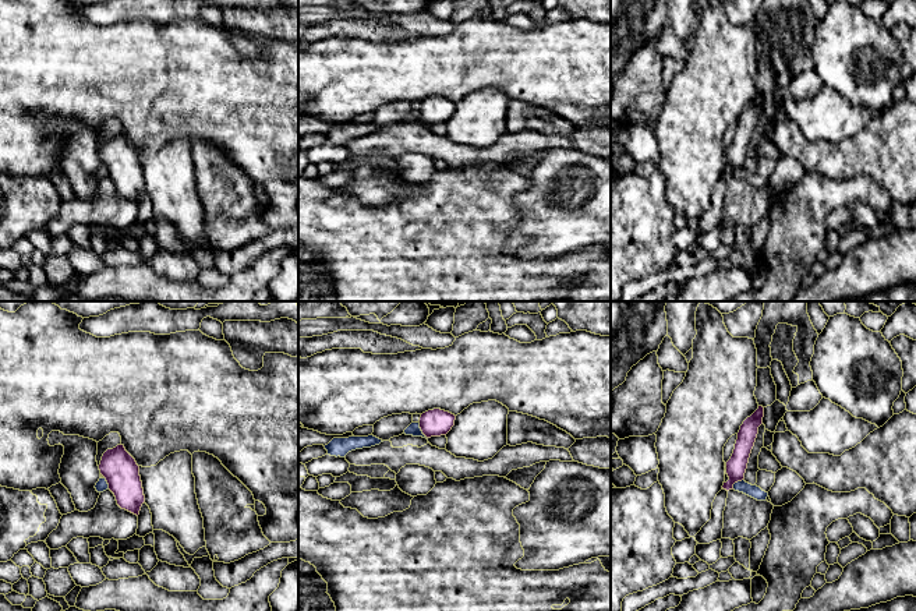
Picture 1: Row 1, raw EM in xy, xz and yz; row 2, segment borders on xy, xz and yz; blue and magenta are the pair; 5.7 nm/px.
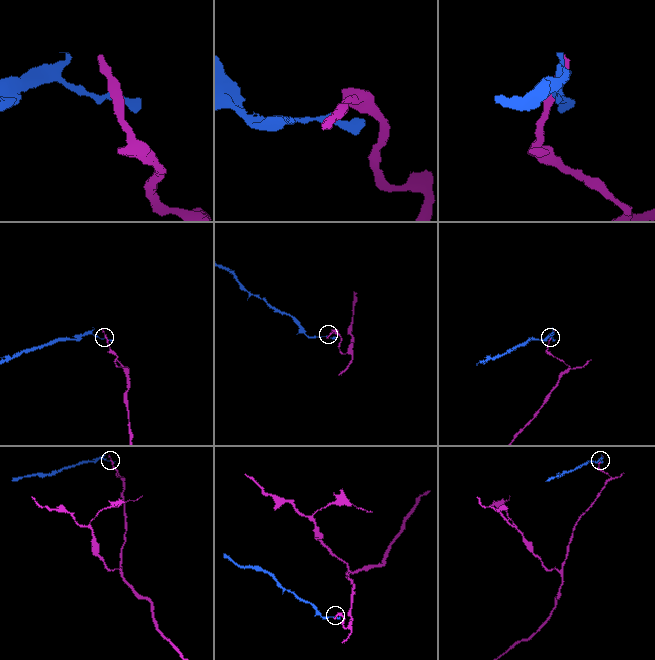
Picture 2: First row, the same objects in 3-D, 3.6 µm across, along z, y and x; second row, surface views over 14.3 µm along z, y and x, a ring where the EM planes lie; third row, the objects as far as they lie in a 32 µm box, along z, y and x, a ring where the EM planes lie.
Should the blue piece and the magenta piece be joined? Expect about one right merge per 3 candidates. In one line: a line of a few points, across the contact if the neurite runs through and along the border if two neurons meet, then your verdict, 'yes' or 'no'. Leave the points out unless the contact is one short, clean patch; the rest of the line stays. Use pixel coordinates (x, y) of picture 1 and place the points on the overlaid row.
line xz (418, 423), (427, 438); no

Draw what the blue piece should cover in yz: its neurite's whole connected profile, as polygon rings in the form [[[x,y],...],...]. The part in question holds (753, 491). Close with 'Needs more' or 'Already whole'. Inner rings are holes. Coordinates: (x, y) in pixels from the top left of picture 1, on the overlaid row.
[[[745,480],[738,481],[733,484],[733,490],[743,492],[757,501],[765,501],[768,497],[768,492],[763,491],[760,487],[757,487],[756,484],[751,485],[749,483],[746,483]]]. Already whole

